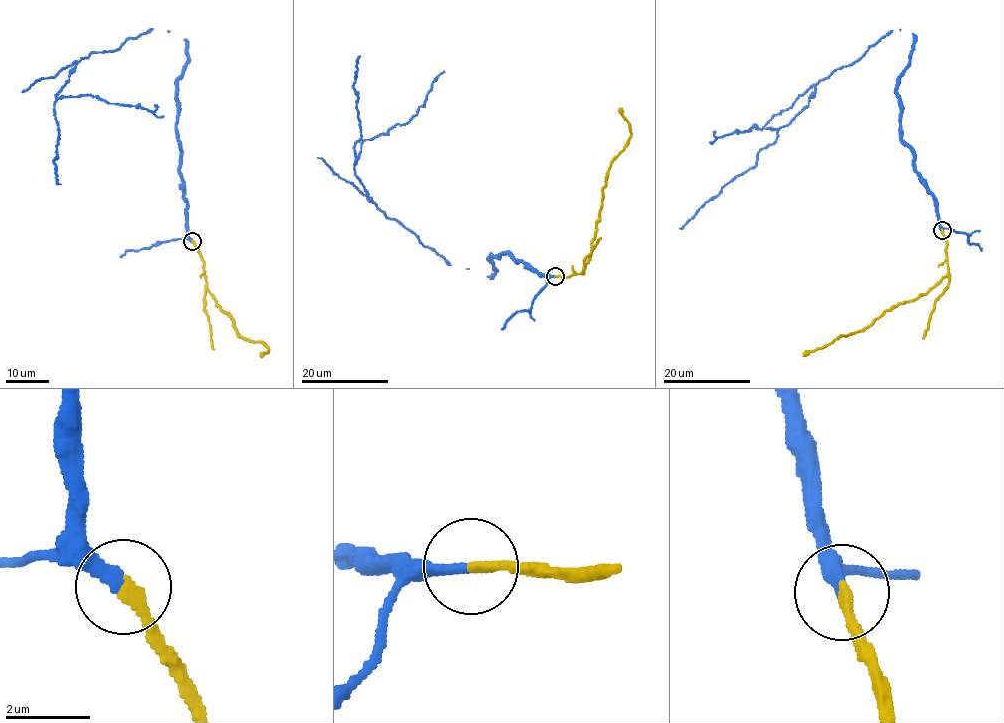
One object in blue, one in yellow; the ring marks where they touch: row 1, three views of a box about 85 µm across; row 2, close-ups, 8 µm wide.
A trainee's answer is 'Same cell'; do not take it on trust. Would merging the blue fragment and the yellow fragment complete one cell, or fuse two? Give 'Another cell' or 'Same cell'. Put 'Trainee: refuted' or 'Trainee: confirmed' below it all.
Same cell
Trainee: confirmed

